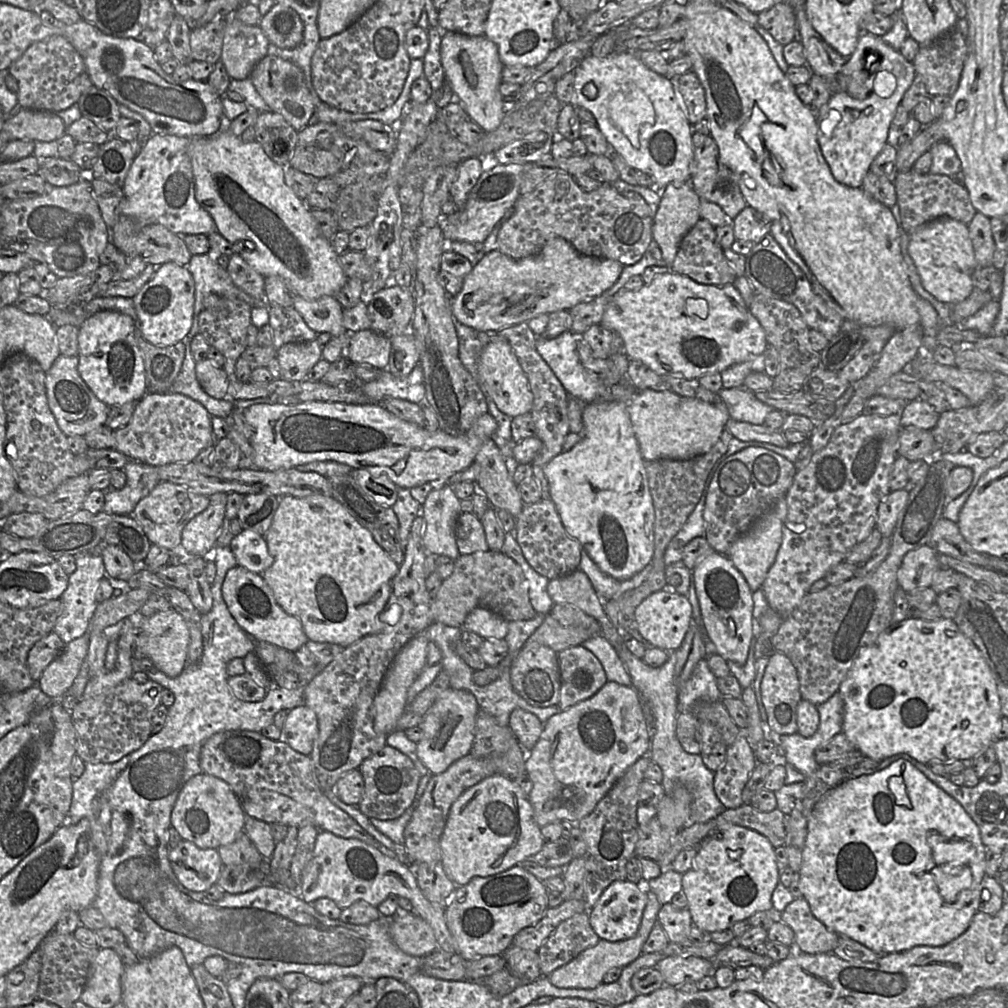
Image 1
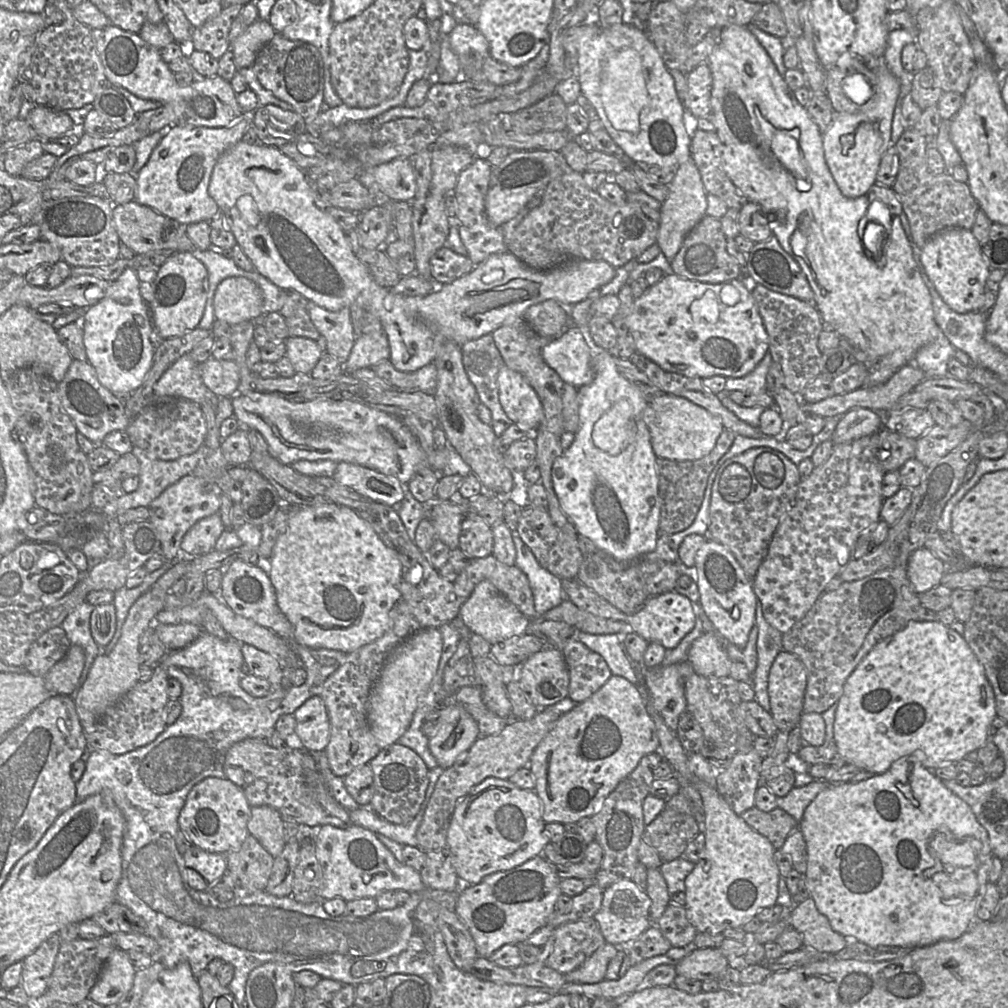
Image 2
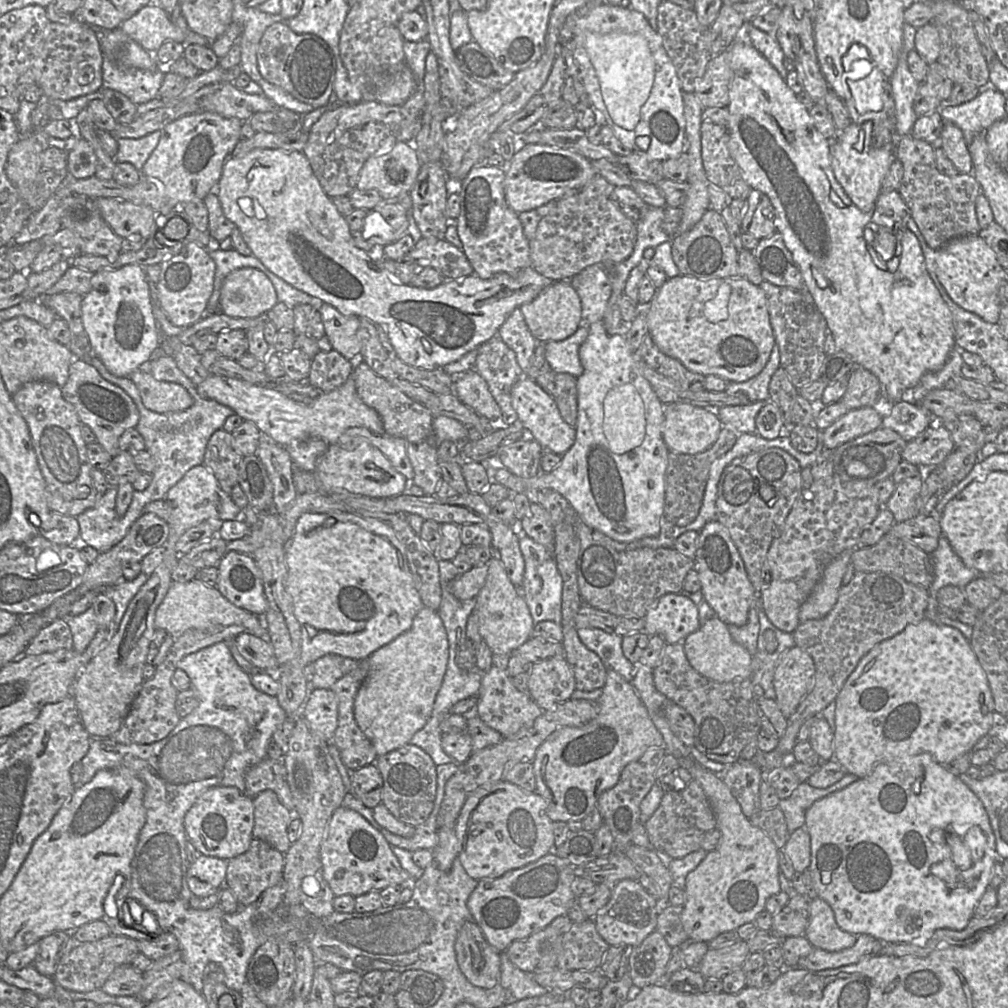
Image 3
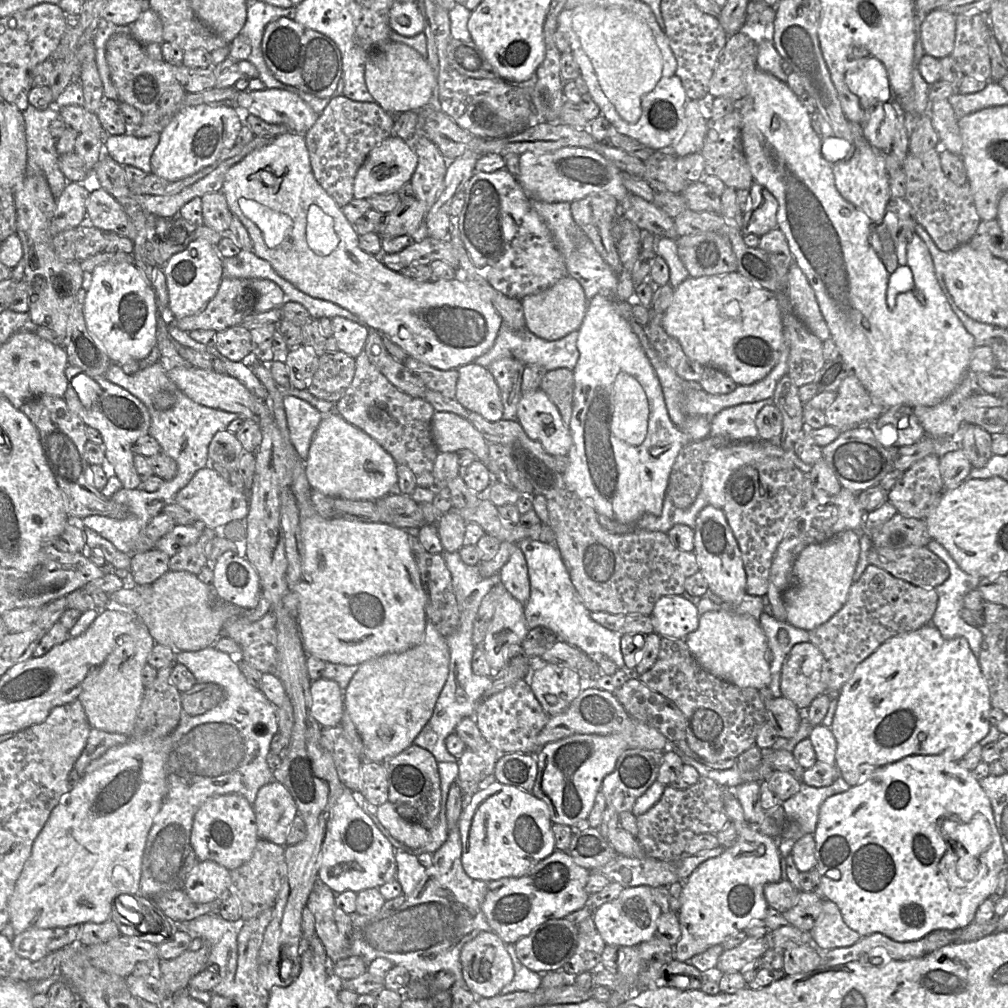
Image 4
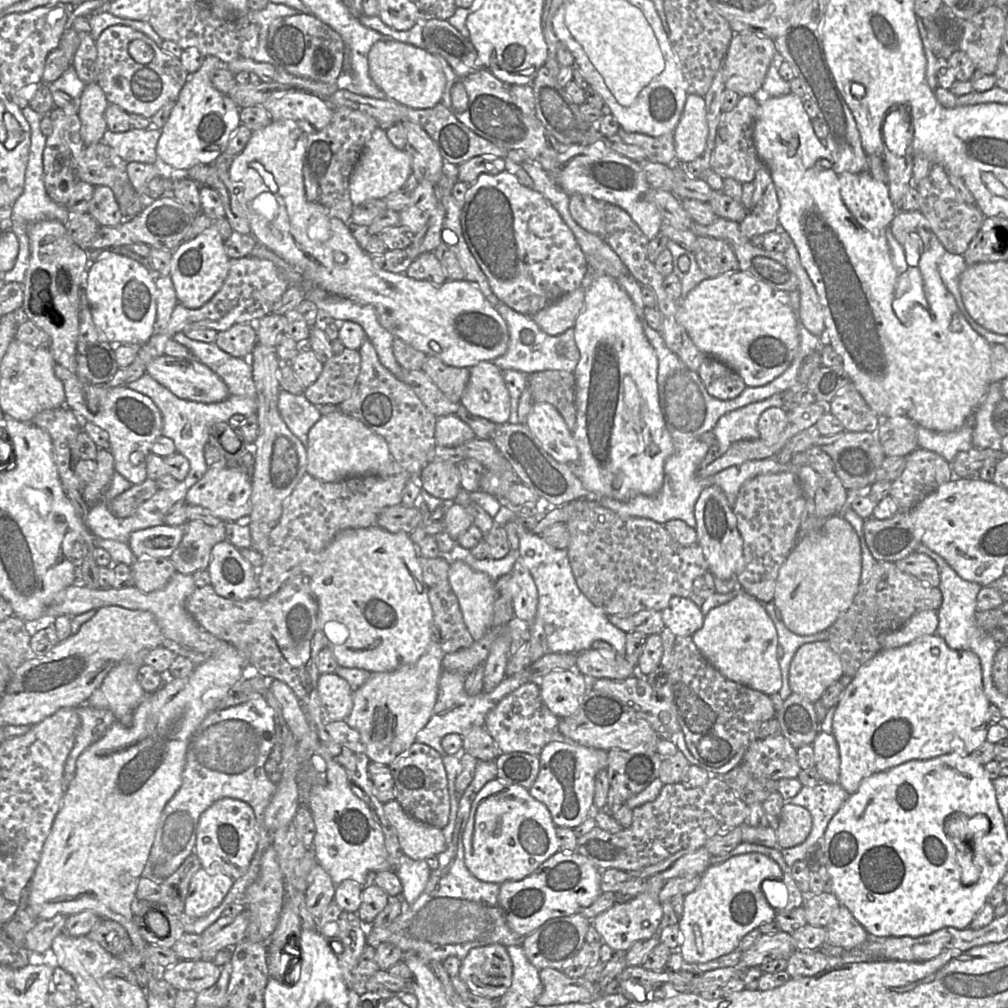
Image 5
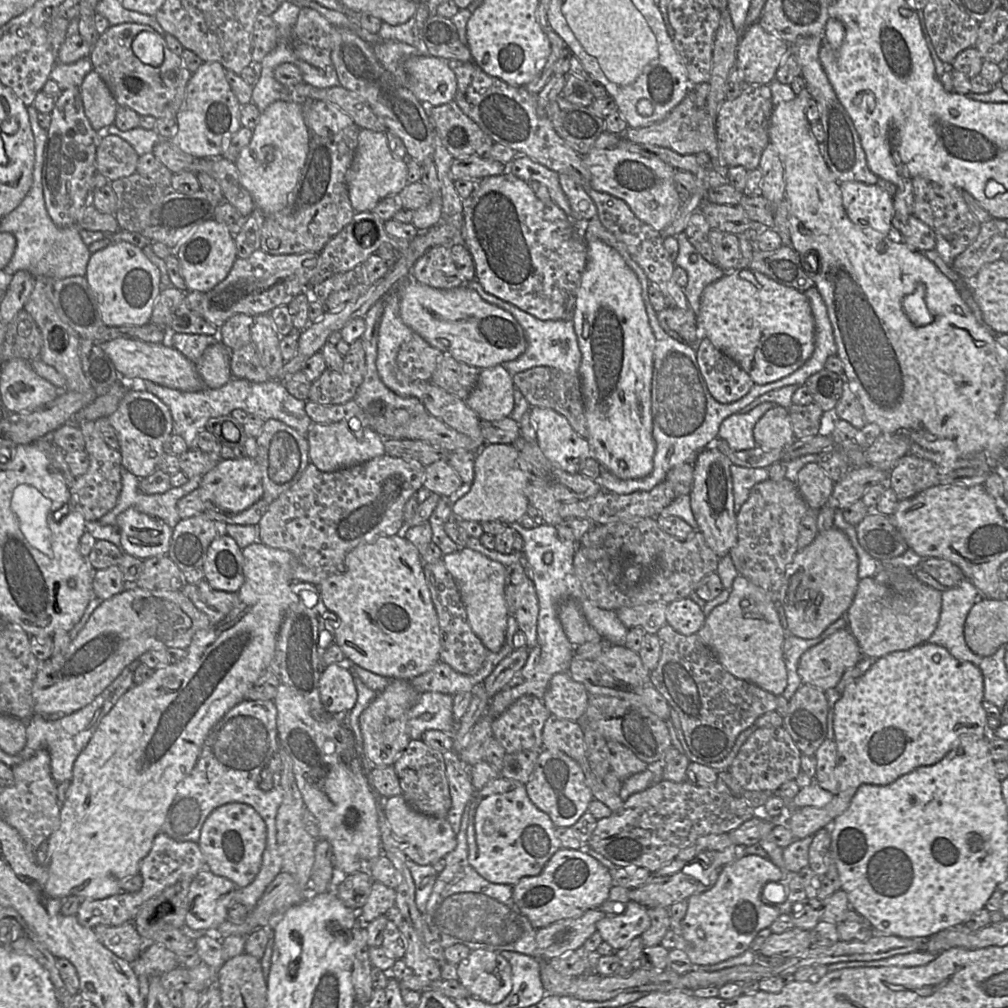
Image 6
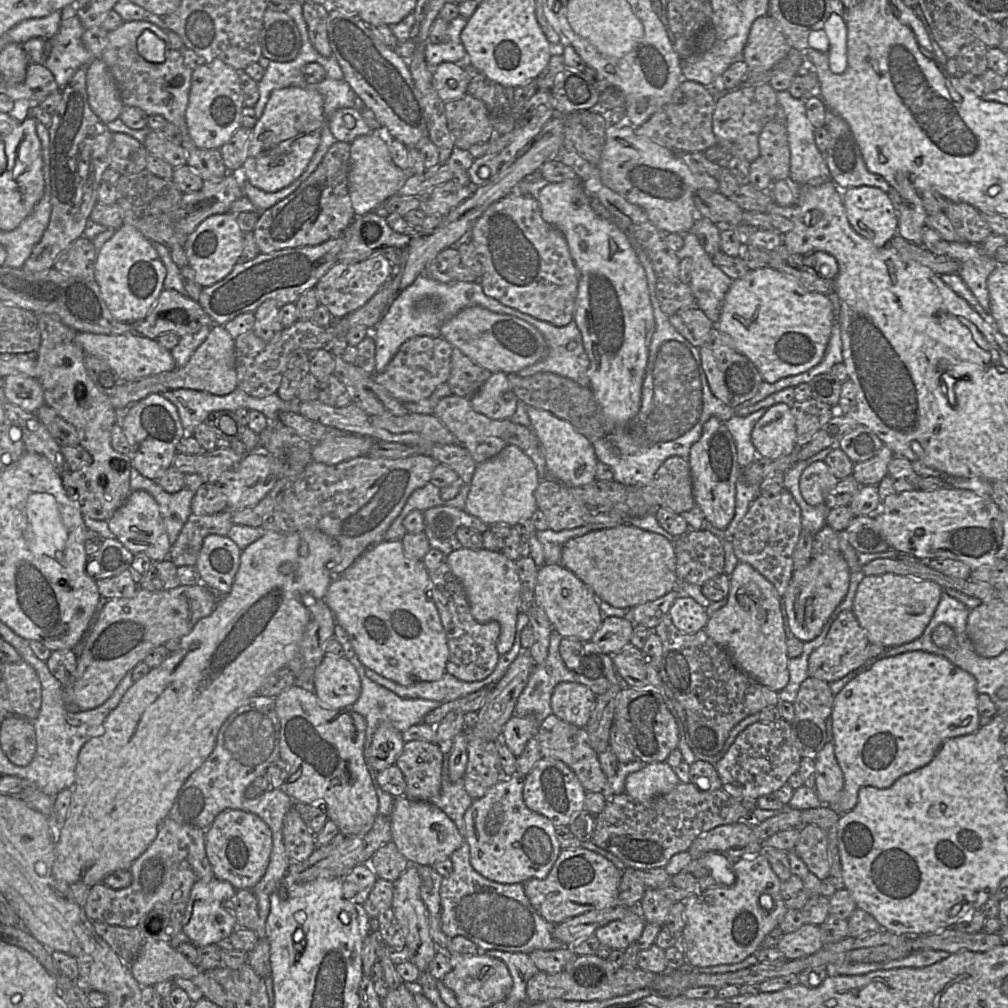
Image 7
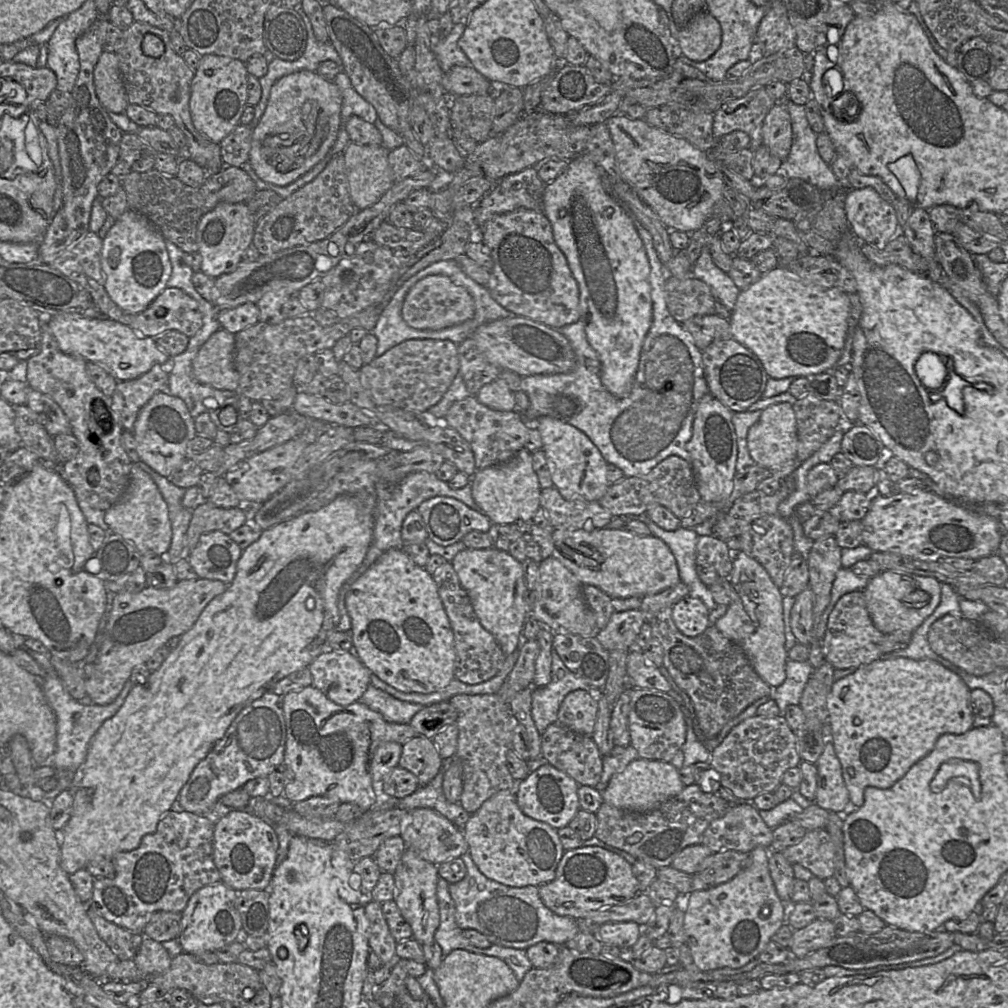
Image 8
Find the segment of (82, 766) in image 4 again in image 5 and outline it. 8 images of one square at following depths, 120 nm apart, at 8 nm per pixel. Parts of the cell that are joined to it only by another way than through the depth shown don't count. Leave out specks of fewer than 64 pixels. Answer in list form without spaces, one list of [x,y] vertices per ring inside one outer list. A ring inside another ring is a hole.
[[[87,703],[78,706],[77,712],[80,718],[80,729],[65,762],[64,773],[76,772],[76,762],[81,753],[99,741],[116,721],[111,711],[93,708]]]

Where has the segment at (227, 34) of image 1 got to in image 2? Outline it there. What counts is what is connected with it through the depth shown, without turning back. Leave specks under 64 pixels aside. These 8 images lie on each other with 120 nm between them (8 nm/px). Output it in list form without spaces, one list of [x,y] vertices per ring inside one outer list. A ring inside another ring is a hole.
[[[257,19],[230,43],[237,70],[252,67],[258,52],[276,34],[268,21]]]

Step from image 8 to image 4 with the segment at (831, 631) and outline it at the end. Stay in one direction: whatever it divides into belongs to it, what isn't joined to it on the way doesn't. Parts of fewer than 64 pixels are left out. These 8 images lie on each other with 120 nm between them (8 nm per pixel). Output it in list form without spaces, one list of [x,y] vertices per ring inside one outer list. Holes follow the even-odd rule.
[[[810,642],[798,643],[786,656],[781,670],[780,690],[799,709],[807,709],[812,701],[826,693],[830,678],[829,665],[821,651]]]

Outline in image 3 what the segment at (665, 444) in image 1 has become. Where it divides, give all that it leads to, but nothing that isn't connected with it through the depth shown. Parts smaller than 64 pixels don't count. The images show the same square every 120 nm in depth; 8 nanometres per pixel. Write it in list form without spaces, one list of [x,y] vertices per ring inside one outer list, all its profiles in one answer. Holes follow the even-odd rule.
[[[669,403],[664,408],[663,439],[670,452],[697,454],[718,439],[722,423],[707,408],[689,403]]]

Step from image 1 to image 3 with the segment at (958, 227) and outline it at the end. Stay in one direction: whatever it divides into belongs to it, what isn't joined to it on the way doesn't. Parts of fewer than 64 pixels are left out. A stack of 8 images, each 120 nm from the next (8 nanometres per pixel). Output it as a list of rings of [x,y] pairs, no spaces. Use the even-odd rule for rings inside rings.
[[[978,234],[954,238],[935,250],[936,275],[950,298],[958,306],[975,313],[984,321],[997,323],[1003,305],[999,292],[1006,282],[1006,274],[994,251]]]

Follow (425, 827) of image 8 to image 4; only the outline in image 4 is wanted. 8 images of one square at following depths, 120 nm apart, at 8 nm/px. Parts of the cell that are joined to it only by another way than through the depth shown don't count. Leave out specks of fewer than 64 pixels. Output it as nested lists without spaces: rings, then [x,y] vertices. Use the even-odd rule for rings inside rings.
[[[388,801],[377,807],[376,816],[395,840],[412,850],[422,848],[429,841],[429,830],[403,819]]]

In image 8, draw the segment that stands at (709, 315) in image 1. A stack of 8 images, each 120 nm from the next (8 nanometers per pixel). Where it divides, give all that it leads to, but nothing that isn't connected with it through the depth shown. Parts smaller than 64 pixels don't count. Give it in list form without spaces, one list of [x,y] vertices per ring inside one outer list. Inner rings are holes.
[[[776,267],[740,291],[729,319],[732,338],[751,350],[770,378],[808,377],[823,373],[839,360],[848,330],[849,295],[839,288],[805,284],[785,267]]]

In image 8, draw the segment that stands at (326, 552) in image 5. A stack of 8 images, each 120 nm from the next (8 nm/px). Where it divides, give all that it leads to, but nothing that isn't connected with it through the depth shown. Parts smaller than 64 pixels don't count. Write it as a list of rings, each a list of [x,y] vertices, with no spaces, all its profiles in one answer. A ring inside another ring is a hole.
[[[402,550],[384,552],[348,589],[345,605],[351,618],[354,653],[378,678],[405,693],[429,694],[455,678],[454,634],[437,585],[426,569],[417,566]]]

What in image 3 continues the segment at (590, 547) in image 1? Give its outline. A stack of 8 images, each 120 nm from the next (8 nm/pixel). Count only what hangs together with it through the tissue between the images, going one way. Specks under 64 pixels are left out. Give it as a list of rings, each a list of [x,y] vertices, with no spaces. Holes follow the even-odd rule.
[[[596,321],[589,327],[587,339],[579,347],[579,359],[583,366],[583,373],[576,378],[577,389],[577,423],[576,436],[573,445],[562,455],[561,463],[551,472],[540,472],[531,478],[522,478],[503,466],[494,464],[489,468],[490,478],[504,485],[512,494],[523,493],[532,498],[541,489],[553,489],[564,496],[573,506],[582,520],[591,528],[596,529],[617,542],[632,542],[645,537],[656,537],[660,532],[665,502],[665,472],[668,464],[669,449],[663,439],[664,404],[658,399],[649,381],[641,374],[636,353],[633,353],[621,334],[610,335],[604,328],[602,321]]]

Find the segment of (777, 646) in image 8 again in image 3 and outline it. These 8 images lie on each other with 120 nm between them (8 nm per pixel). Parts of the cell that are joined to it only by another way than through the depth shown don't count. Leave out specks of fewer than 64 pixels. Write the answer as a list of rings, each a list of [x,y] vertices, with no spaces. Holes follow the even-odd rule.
[[[718,617],[707,620],[698,630],[684,639],[684,651],[690,665],[702,676],[726,683],[734,680],[751,678],[753,657],[740,644],[735,642],[728,630],[728,625]]]

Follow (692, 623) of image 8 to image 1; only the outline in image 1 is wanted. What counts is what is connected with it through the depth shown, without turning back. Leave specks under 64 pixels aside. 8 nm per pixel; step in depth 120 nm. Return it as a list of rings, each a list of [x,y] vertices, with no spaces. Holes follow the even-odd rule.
[[[664,590],[647,597],[635,611],[635,626],[651,647],[668,652],[678,650],[692,624],[692,606],[686,596]]]

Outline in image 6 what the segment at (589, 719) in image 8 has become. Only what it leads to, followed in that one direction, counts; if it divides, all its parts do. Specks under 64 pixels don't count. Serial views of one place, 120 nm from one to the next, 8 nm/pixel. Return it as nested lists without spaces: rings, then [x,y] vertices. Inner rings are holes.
[[[557,673],[551,678],[543,697],[543,703],[551,714],[572,721],[578,721],[586,712],[589,693],[585,686],[571,677],[570,673]]]

